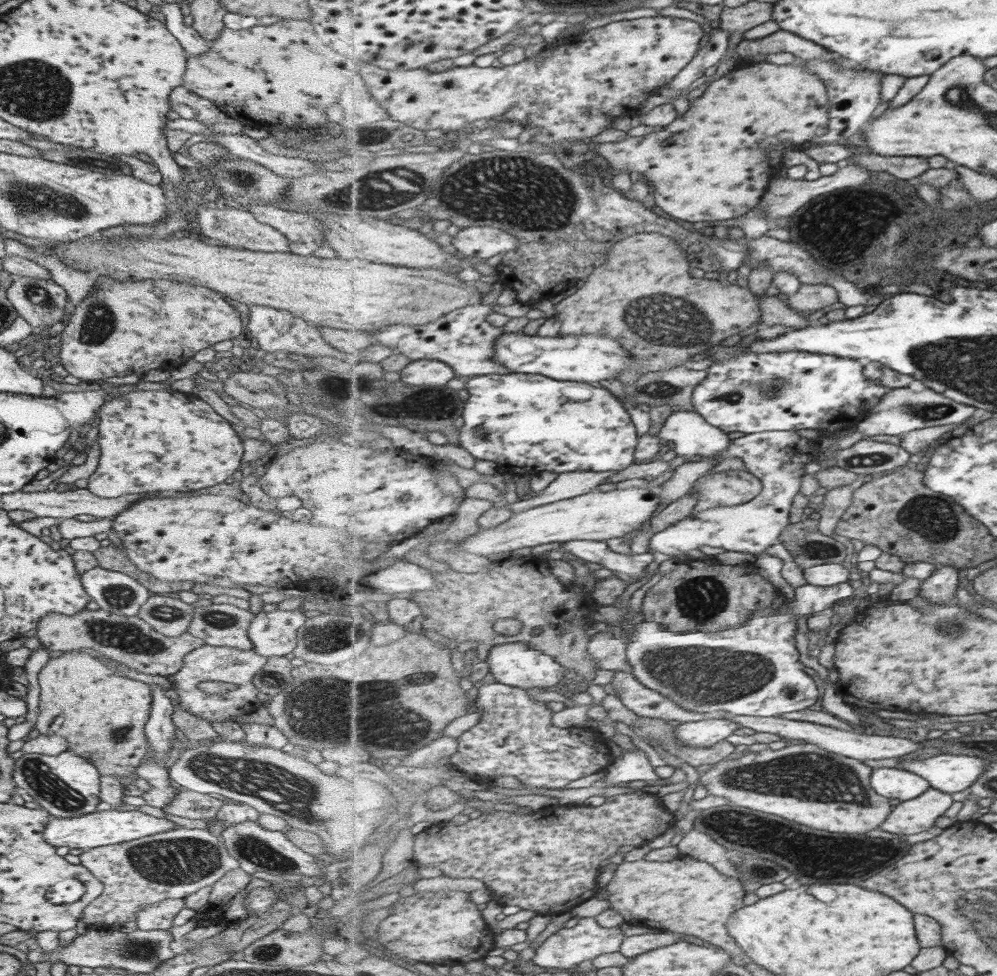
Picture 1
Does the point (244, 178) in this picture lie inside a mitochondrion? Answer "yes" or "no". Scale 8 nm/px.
yes

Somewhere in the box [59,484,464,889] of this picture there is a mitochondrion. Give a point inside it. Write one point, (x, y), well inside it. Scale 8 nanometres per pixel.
(244, 776)

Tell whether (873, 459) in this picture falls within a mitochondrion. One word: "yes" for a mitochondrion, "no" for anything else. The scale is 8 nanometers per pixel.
yes

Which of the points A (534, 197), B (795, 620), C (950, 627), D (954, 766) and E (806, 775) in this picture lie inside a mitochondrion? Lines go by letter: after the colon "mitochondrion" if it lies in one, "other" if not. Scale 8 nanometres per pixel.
A: mitochondrion
B: other
C: mitochondrion
D: other
E: mitochondrion

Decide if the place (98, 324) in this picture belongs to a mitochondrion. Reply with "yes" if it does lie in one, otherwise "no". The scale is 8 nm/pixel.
yes

